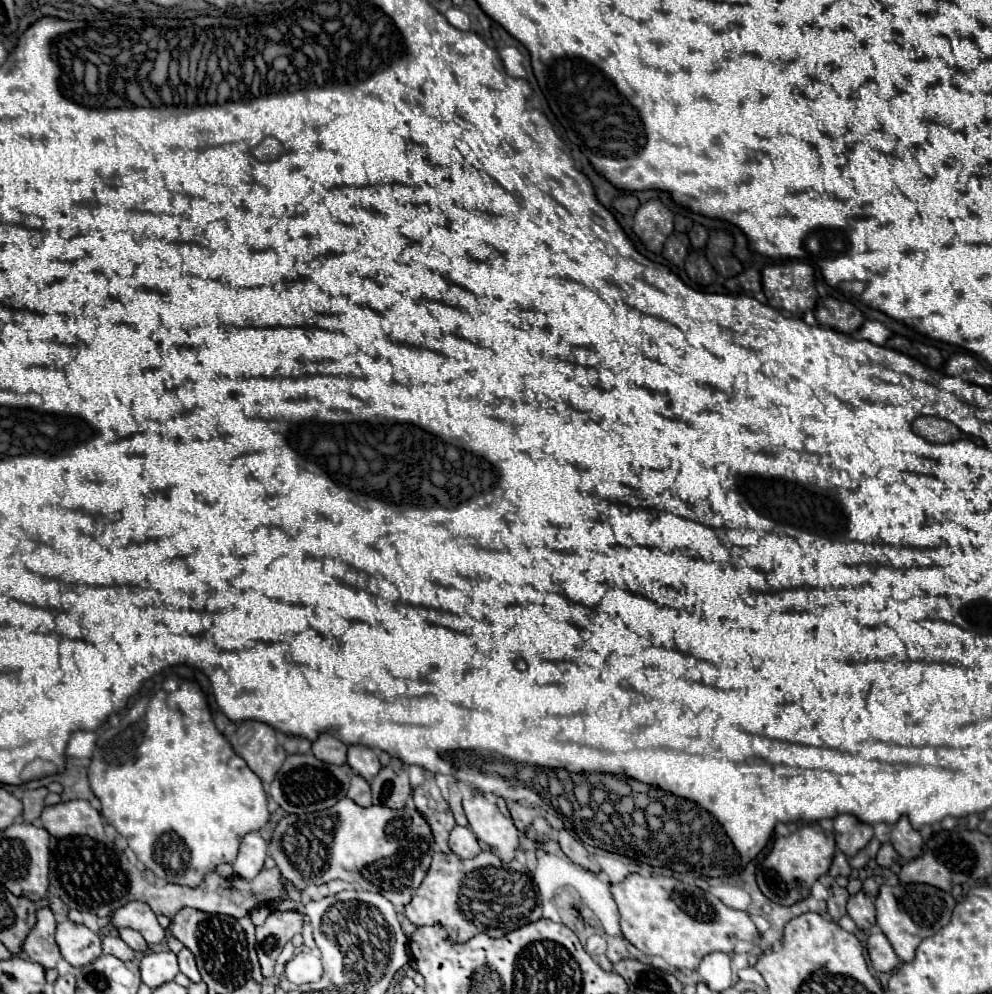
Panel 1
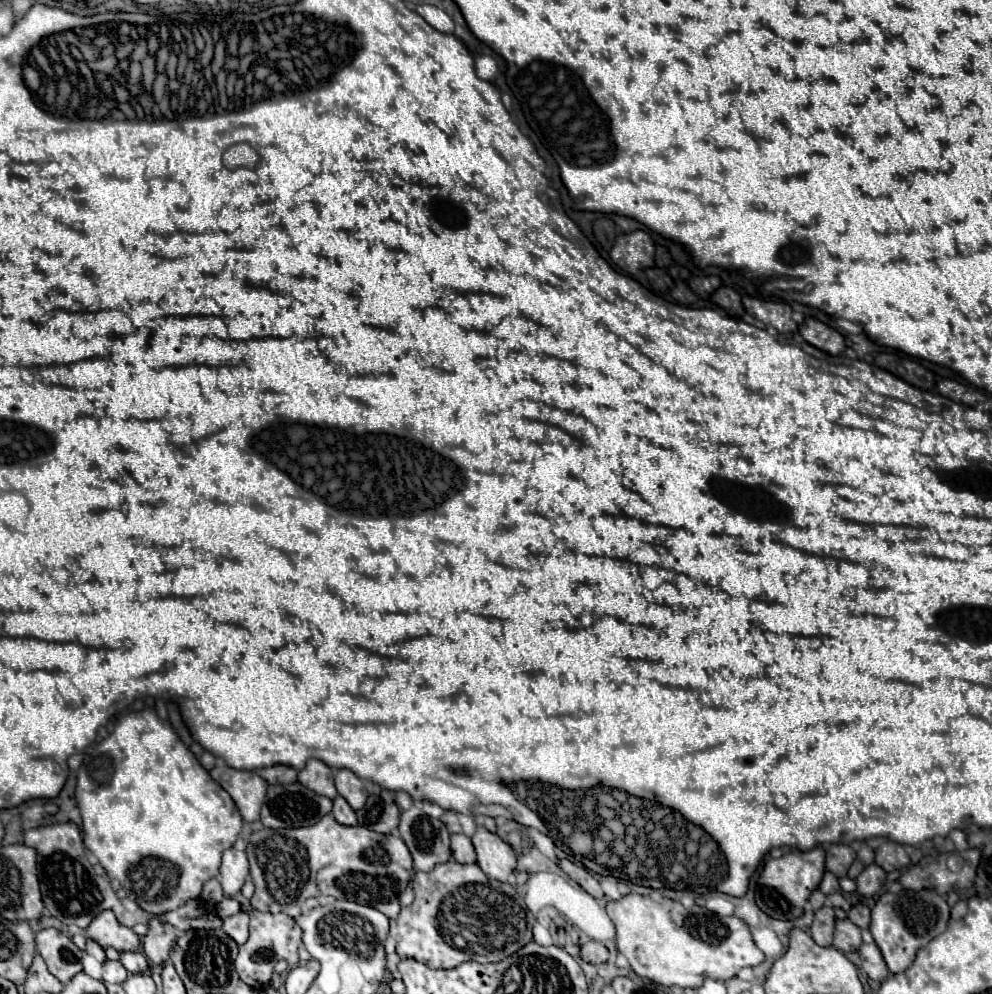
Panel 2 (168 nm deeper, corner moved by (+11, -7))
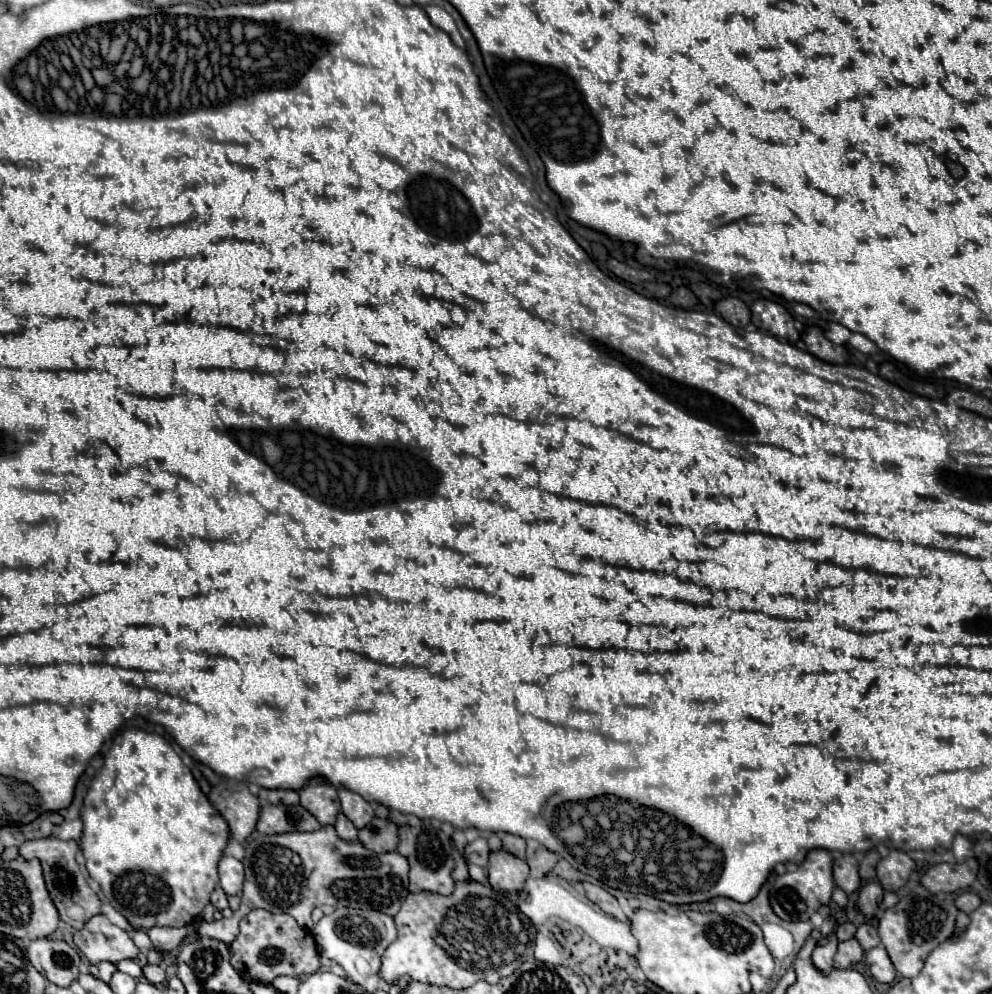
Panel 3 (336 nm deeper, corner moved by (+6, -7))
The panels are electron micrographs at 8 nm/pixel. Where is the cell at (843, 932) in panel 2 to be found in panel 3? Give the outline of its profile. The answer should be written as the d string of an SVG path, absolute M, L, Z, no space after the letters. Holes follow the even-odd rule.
M849 939L849 941L839 943L837 955L835 955L835 967L839 967L839 969L851 969L861 959L863 959L863 949L857 943L857 939Z

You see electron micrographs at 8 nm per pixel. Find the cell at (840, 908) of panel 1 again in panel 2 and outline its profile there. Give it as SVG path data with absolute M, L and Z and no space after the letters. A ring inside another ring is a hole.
M824 905L816 911L810 931L812 931L812 937L818 945L832 945L834 923L836 923L836 917L834 917L834 909L830 905Z

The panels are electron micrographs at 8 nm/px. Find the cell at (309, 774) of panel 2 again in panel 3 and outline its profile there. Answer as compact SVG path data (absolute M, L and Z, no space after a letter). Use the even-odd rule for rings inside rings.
M313 779L307 787L299 791L299 795L301 795L303 807L307 807L307 811L311 811L311 815L315 815L315 819L319 819L321 825L335 823L341 811L337 789L333 789L323 779Z

